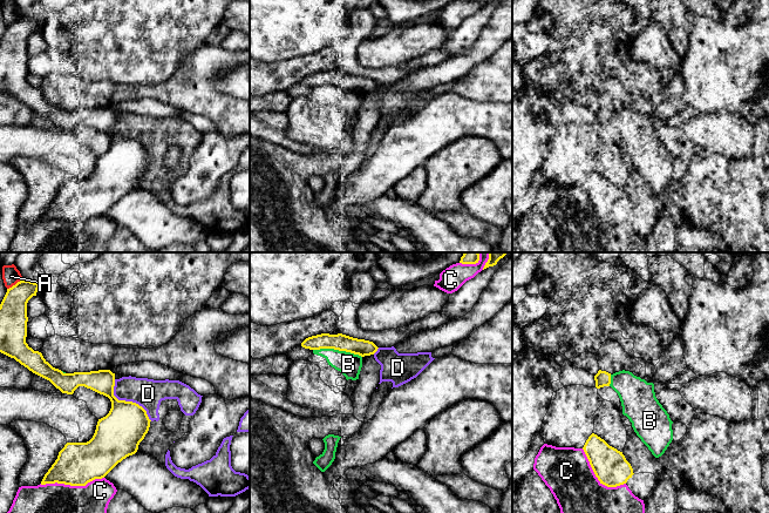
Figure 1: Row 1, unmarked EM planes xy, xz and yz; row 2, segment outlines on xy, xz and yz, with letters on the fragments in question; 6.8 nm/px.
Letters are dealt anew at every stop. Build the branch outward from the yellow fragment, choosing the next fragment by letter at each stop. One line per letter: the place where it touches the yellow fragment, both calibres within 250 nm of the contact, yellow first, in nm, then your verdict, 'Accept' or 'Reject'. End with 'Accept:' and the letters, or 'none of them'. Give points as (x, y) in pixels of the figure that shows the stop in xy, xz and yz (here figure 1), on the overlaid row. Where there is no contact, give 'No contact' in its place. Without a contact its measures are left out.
A: Touches yellow at xy (15, 284). Thickness 190 nm (yellow) against 120 nm. Reject
B: Touches yellow at xz (338, 349). Thickness 120 nm (yellow) against 160 nm. Reject
C: Touches yellow at xy (72, 485). Thickness 300 nm (yellow) against 200 nm. Reject
D: Touches yellow at xy (127, 402). Thickness 320 nm (yellow) against 200 nm. Reject
Accept: none of them

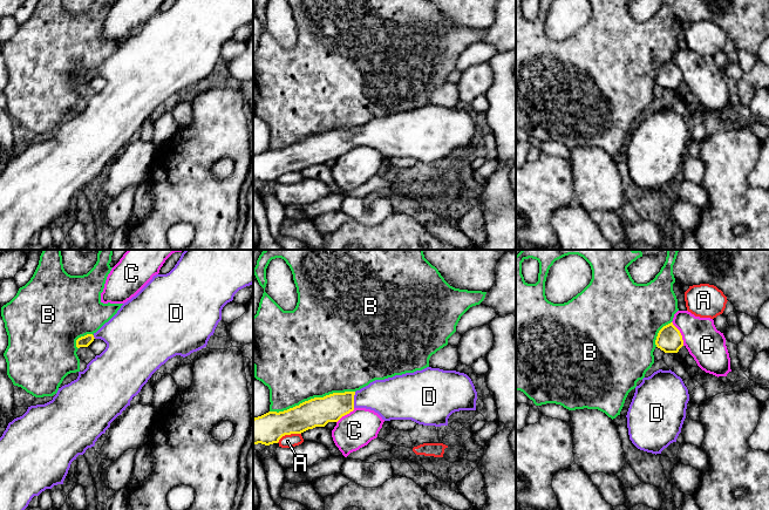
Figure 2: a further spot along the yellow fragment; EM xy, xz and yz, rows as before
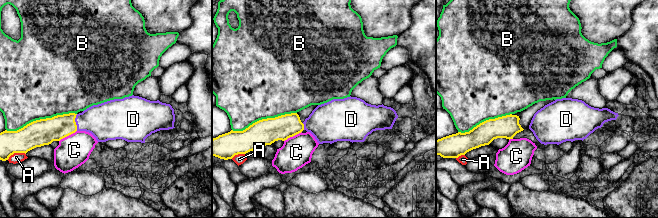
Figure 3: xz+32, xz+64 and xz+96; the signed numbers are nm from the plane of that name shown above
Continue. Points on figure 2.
A: Touches yellow at xz (288, 434). Thickness 200 nm (yellow) against 90 nm. Reject
B: Touches yellow at xz (312, 399). Thickness 200 nm (yellow) against 500 nm. Reject
C: Touches yellow at yz (680, 333). Thickness 170 nm (yellow) against 260 nm. Reject
D: Touches yellow at xz (353, 400). Thickness 190 nm (yellow) against 260 nm. Accept
Accept: D

